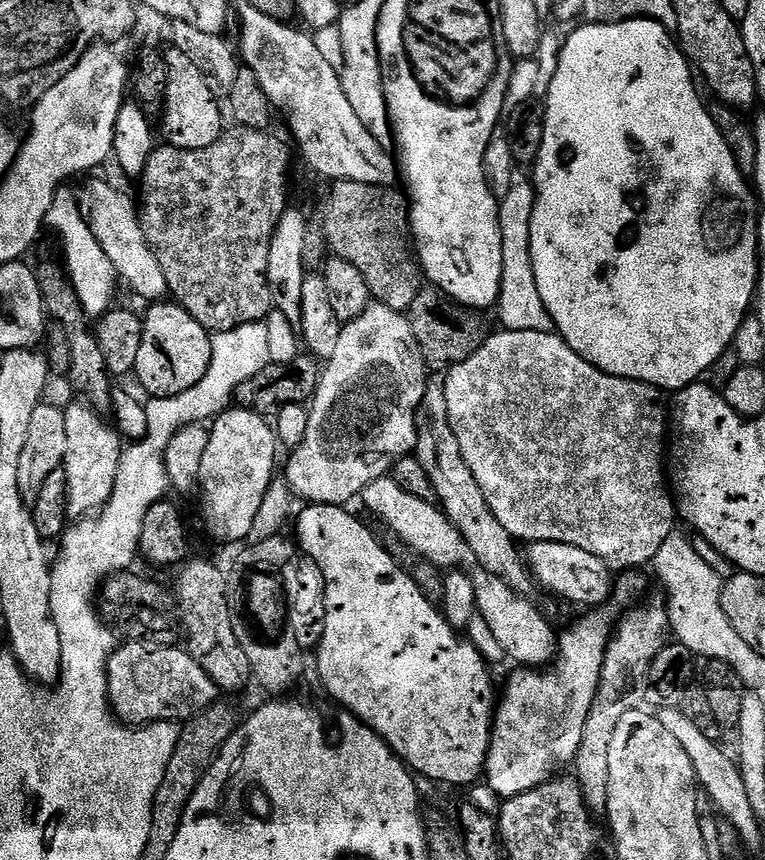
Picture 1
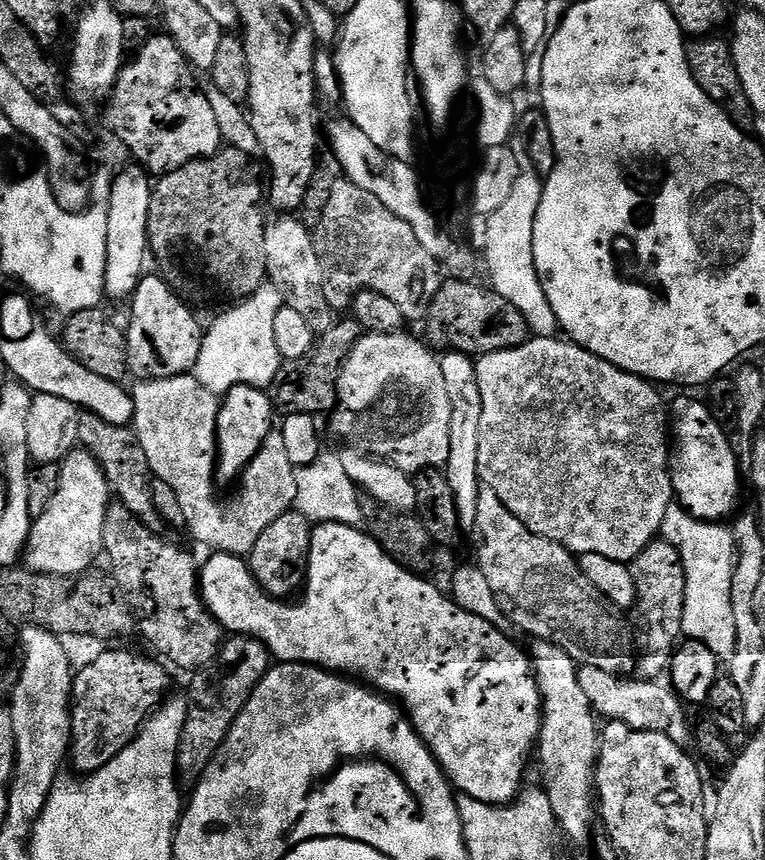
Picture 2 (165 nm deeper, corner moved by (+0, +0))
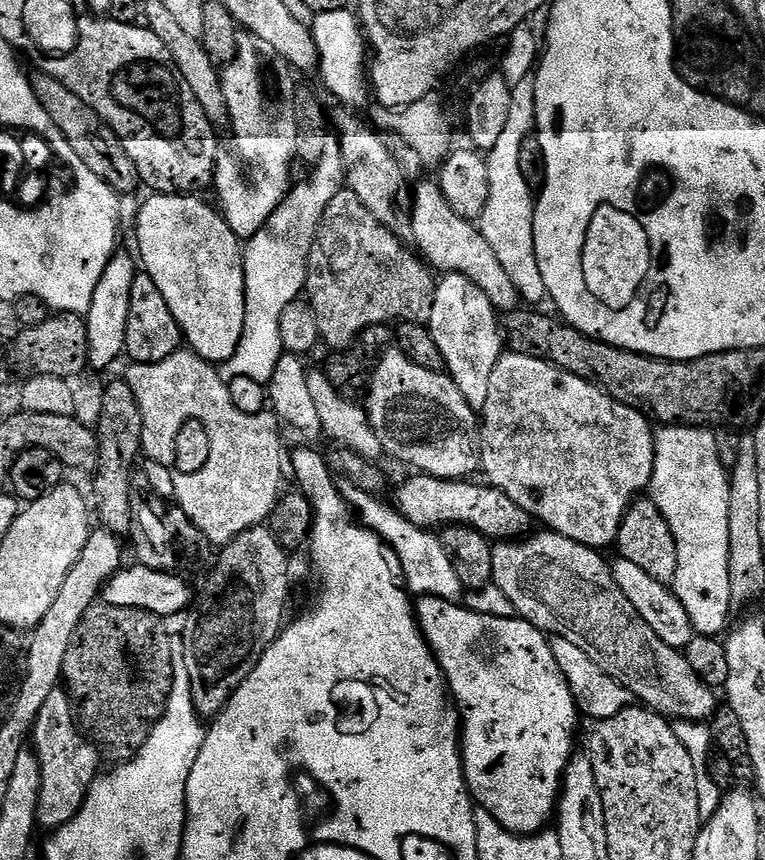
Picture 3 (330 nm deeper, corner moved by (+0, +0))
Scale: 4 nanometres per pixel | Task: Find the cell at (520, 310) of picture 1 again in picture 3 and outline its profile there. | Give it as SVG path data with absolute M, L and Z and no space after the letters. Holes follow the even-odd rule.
M526 94L515 95L506 127L502 130L494 150L486 156L490 177L490 198L486 210L478 221L480 232L486 238L486 242L490 242L490 247L498 257L498 262L502 262L506 274L510 274L510 282L514 282L521 301L528 306L540 306L540 303L548 300L546 282L542 282L542 270L538 270L538 258L534 250L536 198L524 174L524 164L516 156L516 152L522 152L525 138L533 133L535 123L536 113L532 107L531 97Z

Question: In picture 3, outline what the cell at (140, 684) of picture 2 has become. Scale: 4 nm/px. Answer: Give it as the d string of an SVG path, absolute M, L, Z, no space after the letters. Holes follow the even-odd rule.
M63 687L56 688L50 698L42 702L36 726L30 733L31 743L36 743L34 751L39 758L42 774L38 806L38 824L41 829L55 830L77 816L80 807L84 805L84 799L88 797L92 783L101 771L101 749L95 743L84 744L84 736L79 727L81 725L74 715L73 697Z

